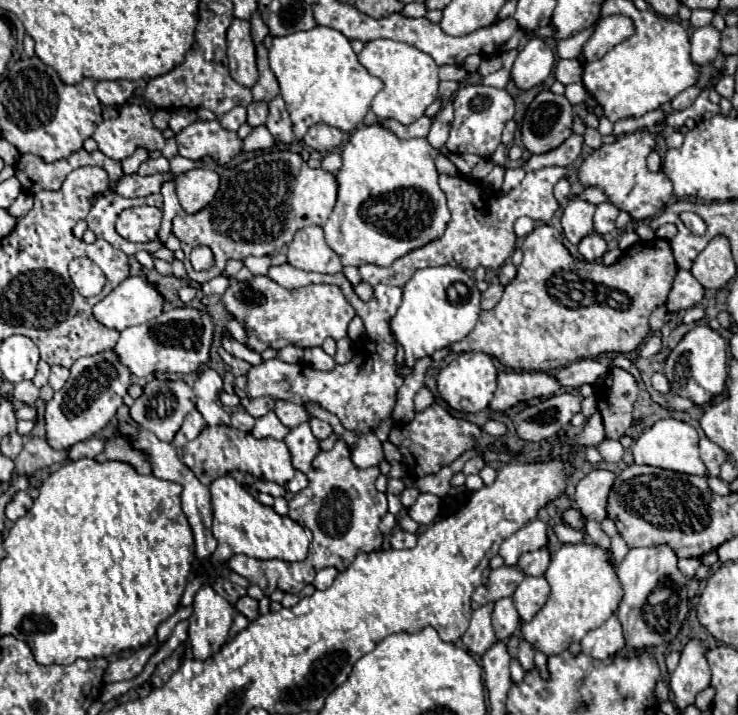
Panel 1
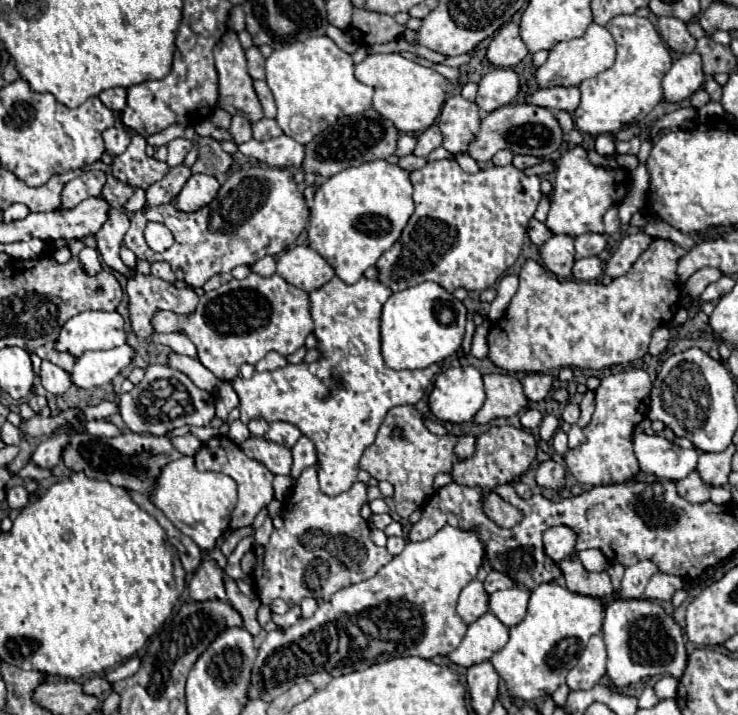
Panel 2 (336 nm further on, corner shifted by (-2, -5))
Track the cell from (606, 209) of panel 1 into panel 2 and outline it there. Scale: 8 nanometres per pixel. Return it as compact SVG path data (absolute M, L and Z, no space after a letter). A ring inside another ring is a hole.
M585 233L575 239L575 259L599 255L607 245L607 235L599 233Z

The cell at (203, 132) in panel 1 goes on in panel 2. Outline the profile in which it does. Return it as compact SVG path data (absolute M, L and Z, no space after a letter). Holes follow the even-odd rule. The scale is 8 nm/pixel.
M173 139L173 141L167 145L167 149L169 149L167 165L169 165L169 167L181 165L183 159L185 159L185 155L187 155L187 151L189 151L191 147L193 147L193 143L187 141L187 139Z

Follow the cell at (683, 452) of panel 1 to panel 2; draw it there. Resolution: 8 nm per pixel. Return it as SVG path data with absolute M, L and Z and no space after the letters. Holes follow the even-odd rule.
M635 433L633 445L641 471L653 473L659 479L679 481L697 467L695 449L681 449L661 435Z

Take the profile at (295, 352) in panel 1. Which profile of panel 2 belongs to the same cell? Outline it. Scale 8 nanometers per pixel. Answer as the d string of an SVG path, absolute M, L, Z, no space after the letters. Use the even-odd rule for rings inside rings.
M271 351L271 353L267 353L267 355L255 365L255 369L257 369L257 371L273 371L273 369L279 369L279 367L285 367L285 365L287 365L285 357Z

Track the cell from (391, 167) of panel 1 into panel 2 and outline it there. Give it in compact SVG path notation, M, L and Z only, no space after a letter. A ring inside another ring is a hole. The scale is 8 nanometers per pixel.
M369 161L329 177L313 199L307 227L309 247L335 269L343 283L357 283L363 277L363 271L373 267L381 253L399 239L413 215L411 193L413 185L409 173L387 161Z

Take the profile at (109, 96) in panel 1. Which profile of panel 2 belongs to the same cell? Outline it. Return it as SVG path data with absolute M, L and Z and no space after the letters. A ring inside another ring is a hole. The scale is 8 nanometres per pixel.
M113 87L113 89L107 89L107 91L103 91L103 93L99 95L99 99L101 99L101 103L103 103L105 107L109 107L111 111L121 113L121 111L125 109L127 89L123 89L123 87Z

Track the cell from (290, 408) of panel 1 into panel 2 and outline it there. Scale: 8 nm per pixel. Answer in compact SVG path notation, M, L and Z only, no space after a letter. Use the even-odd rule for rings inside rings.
M275 421L269 425L269 431L265 433L265 439L267 441L273 441L277 445L283 445L287 449L291 449L297 439L301 437L301 431L289 423L283 423L283 421Z

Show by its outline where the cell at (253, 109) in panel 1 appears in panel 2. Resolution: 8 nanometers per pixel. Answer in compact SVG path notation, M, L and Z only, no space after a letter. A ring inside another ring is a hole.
M235 115L231 119L231 125L229 125L227 131L231 133L231 137L233 137L233 141L237 145L241 145L241 143L245 143L245 141L251 139L251 123L245 121L245 117L241 117L241 115Z

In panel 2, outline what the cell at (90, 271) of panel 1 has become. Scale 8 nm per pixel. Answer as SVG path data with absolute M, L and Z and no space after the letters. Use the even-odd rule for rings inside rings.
M85 247L81 253L79 253L79 259L81 263L85 265L85 271L87 273L99 273L103 270L101 263L99 263L99 253L95 249L89 249Z

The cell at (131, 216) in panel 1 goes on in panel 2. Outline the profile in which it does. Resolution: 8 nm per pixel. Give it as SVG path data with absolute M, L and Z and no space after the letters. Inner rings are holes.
M243 167L233 171L221 185L217 197L199 211L185 213L171 203L165 203L133 213L131 227L125 233L125 245L137 255L137 259L149 263L165 261L173 271L181 269L191 287L203 287L205 281L217 273L231 271L239 265L253 265L265 255L279 255L293 245L307 223L309 209L305 207L305 199L297 191L289 169ZM149 221L163 223L173 233L175 243L167 251L155 253L147 245L143 231Z

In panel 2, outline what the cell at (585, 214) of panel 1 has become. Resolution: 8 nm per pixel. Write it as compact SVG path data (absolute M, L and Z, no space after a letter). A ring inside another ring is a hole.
M553 235L539 247L539 255L551 273L555 273L557 277L571 277L575 249L569 235Z

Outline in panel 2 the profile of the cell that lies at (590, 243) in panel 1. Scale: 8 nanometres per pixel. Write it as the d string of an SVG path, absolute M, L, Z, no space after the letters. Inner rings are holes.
M597 257L579 259L573 265L573 277L577 281L595 281L601 275L603 275L603 267L601 267L601 261Z

